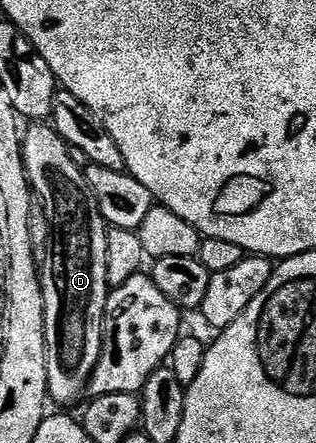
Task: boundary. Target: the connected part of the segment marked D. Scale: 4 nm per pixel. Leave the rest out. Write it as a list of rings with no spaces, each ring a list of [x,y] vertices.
[[[33,124],[24,131],[21,140],[21,159],[25,162],[25,176],[29,180],[32,193],[35,195],[36,201],[45,207],[45,215],[49,221],[49,254],[46,256],[43,265],[39,270],[41,279],[41,291],[43,292],[43,304],[45,305],[45,340],[46,340],[46,368],[47,368],[47,384],[49,385],[48,397],[58,402],[58,407],[69,408],[72,402],[77,402],[86,393],[89,378],[93,375],[95,364],[101,355],[101,327],[105,320],[105,305],[109,299],[109,291],[111,289],[107,280],[107,236],[105,235],[107,223],[102,218],[96,200],[93,199],[93,193],[88,184],[85,183],[85,171],[79,165],[78,159],[71,153],[71,148],[62,138],[57,135],[57,131],[49,124]]]

